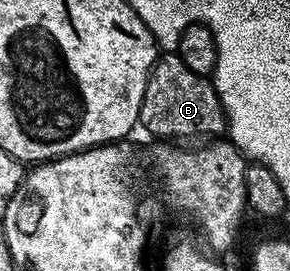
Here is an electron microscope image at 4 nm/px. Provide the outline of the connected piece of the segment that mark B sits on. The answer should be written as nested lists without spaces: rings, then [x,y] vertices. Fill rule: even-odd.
[[[164,53],[157,58],[152,70],[148,72],[140,106],[139,126],[145,127],[150,134],[157,135],[160,141],[184,141],[180,139],[187,135],[223,136],[226,120],[213,80],[194,73],[194,69],[186,69],[179,55]]]

